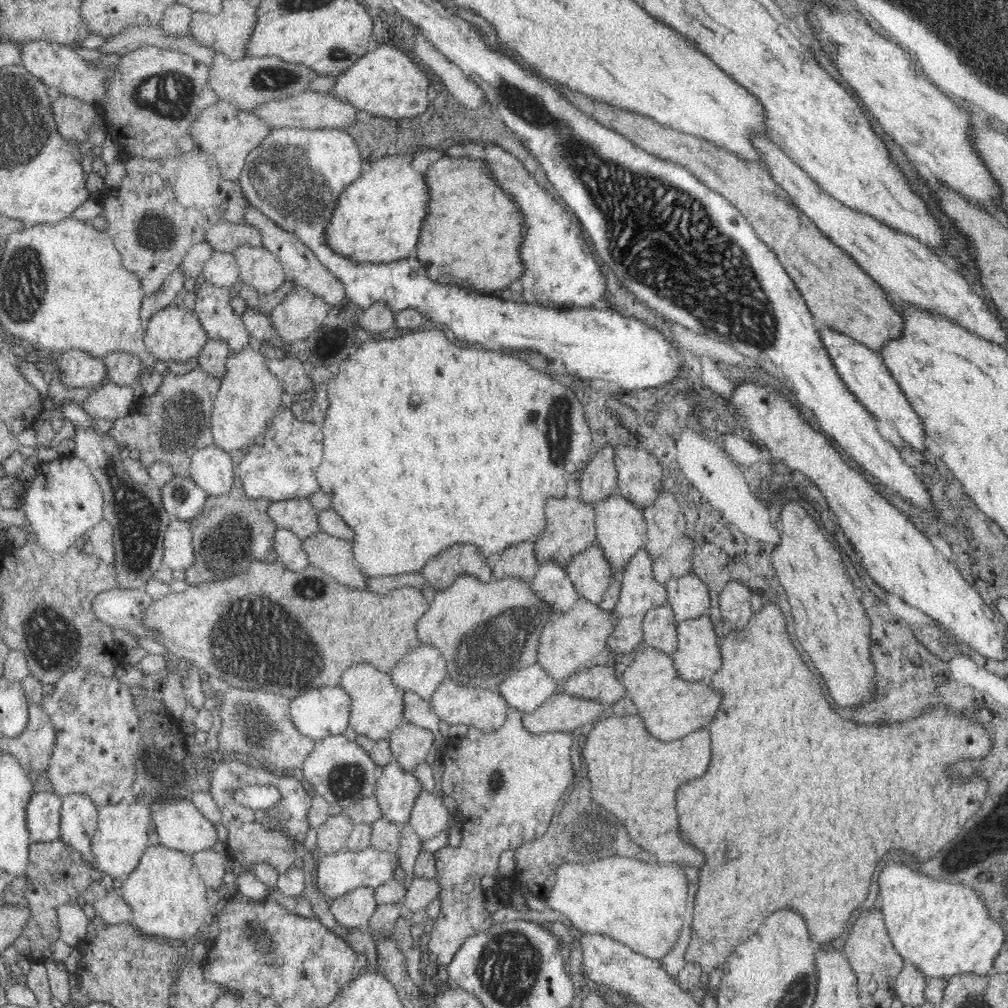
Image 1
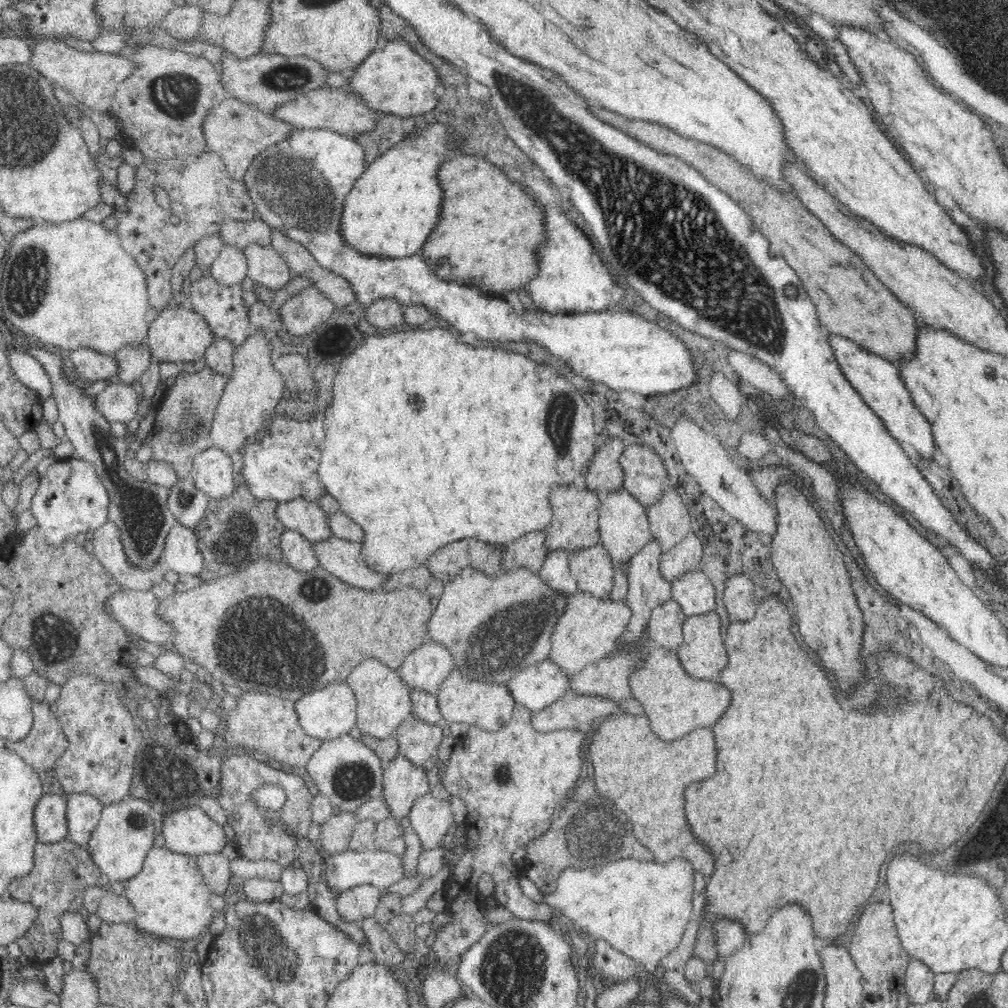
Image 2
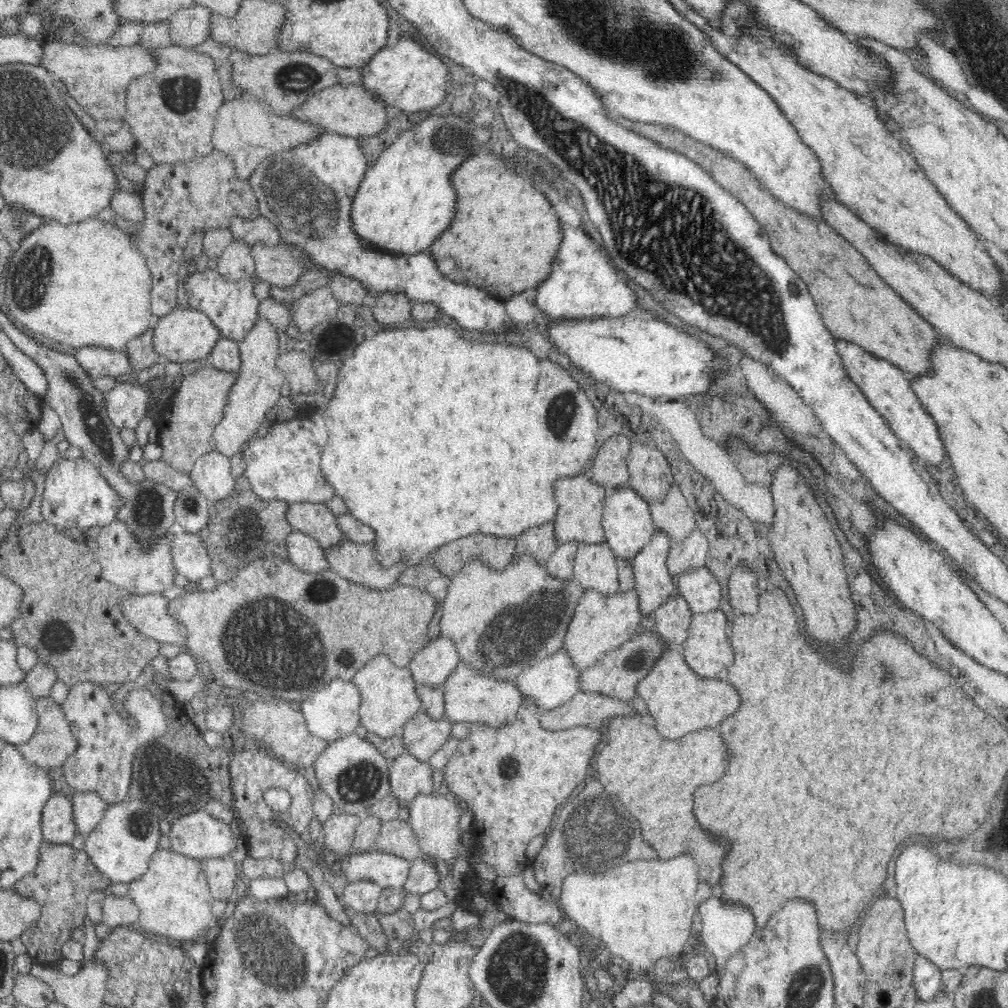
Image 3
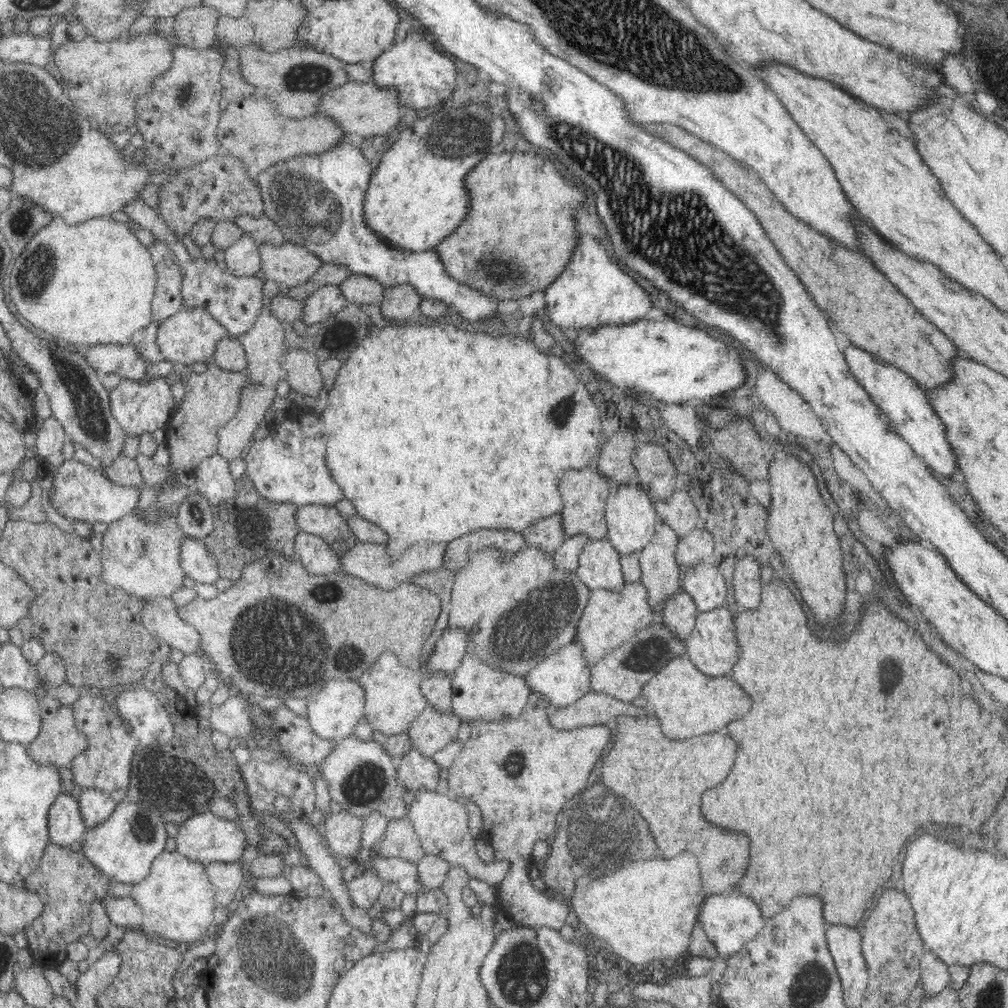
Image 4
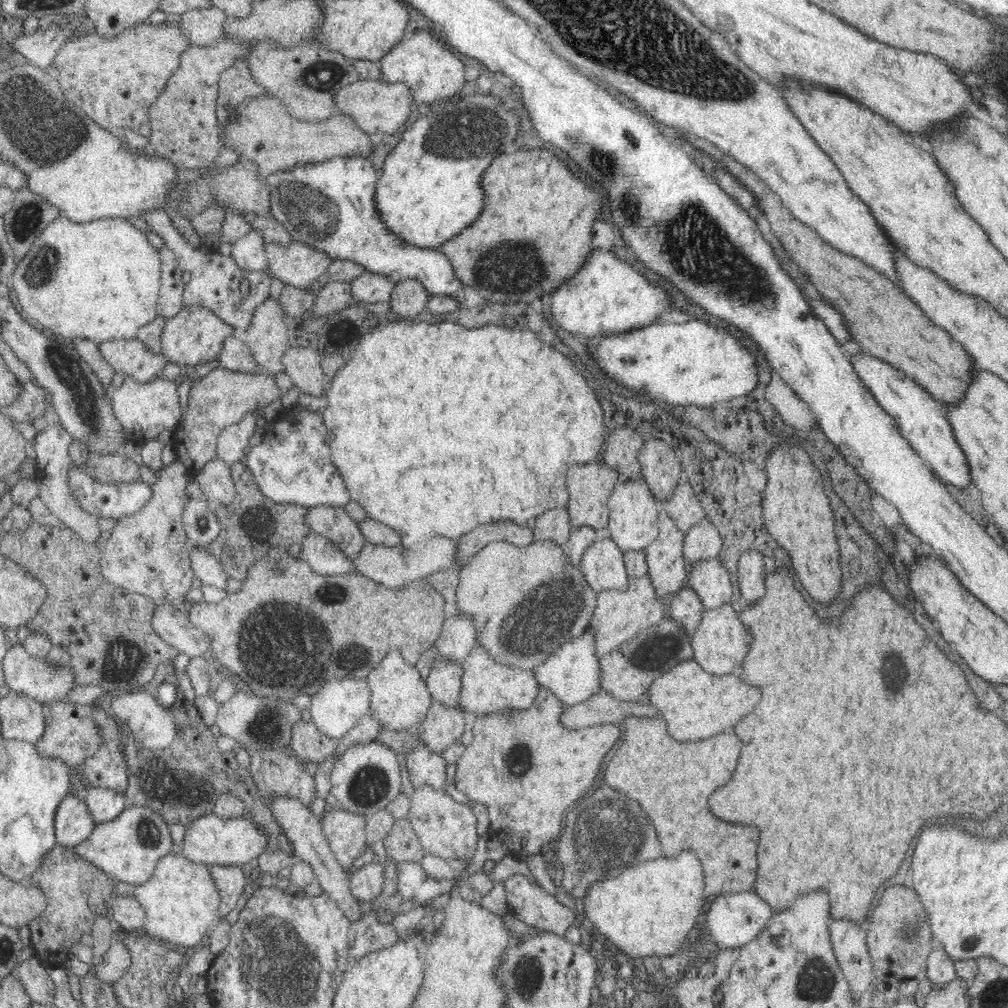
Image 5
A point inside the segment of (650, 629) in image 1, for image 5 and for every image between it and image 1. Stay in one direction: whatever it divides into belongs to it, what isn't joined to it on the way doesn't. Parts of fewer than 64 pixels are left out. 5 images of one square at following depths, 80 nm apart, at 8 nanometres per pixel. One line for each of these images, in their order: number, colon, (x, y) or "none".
2: (664, 626)
3: (672, 620)
4: (679, 614)
5: (686, 608)

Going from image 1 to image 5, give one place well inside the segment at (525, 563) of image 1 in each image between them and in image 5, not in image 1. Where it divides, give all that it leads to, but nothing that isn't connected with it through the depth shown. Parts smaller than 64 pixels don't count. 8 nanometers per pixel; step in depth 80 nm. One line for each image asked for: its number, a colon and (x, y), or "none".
2: (529, 551)
3: (539, 542)
4: (547, 533)
5: (553, 525)

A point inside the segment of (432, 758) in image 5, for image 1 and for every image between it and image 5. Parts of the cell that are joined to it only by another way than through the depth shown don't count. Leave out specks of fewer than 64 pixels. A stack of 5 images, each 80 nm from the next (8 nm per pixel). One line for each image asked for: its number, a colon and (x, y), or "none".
1: (396, 790)
2: (404, 782)
3: (409, 777)
4: (416, 771)

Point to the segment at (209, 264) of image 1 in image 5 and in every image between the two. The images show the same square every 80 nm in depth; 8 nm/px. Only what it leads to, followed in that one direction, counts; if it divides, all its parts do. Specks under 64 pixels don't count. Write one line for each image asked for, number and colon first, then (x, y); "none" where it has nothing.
2: (230, 267)
3: (236, 262)
4: (242, 258)
5: (248, 252)

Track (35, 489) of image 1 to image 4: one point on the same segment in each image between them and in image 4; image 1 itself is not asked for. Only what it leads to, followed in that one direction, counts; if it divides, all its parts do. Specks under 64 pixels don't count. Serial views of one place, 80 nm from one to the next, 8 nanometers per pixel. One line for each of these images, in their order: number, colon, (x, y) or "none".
2: (71, 498)
3: (76, 495)
4: (82, 492)

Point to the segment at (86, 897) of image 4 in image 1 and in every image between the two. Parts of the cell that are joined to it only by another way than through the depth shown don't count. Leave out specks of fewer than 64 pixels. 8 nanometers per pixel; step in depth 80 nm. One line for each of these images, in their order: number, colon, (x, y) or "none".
1: (47, 883)
2: (60, 875)
3: (64, 876)

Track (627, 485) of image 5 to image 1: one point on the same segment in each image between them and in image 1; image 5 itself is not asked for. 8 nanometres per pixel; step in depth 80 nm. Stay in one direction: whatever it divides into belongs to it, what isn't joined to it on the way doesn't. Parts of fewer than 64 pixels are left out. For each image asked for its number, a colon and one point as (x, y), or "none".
1: (620, 526)
2: (623, 523)
3: (628, 526)
4: (631, 520)

